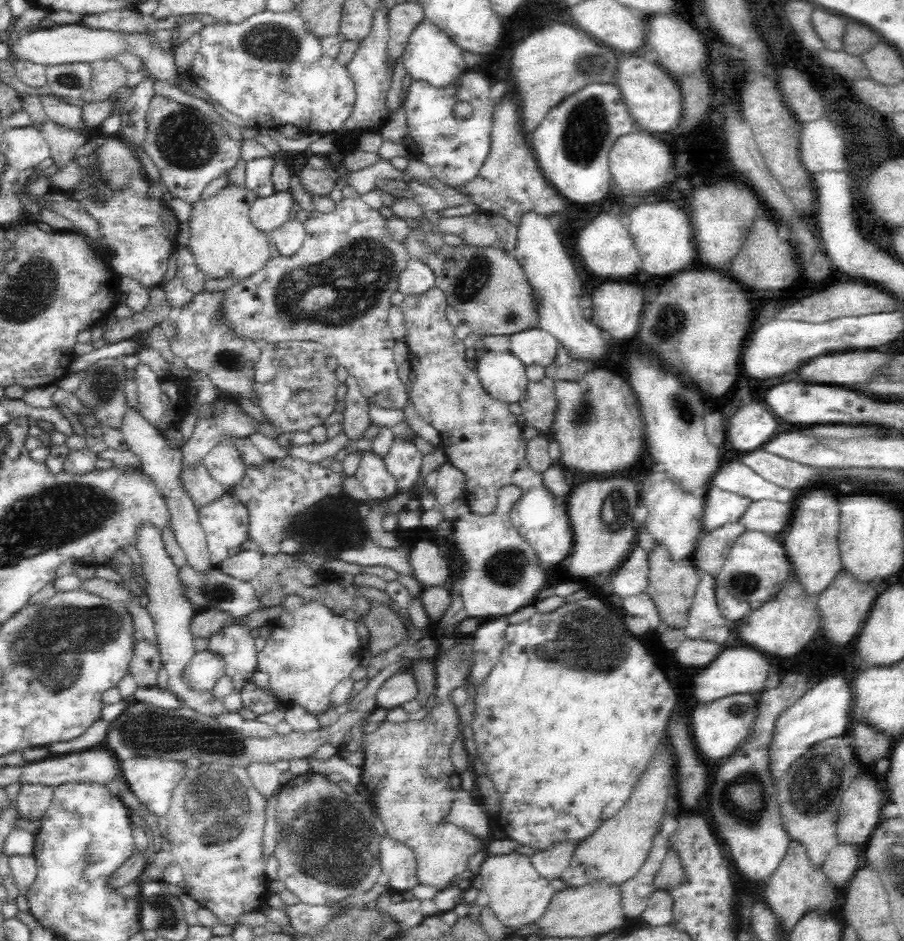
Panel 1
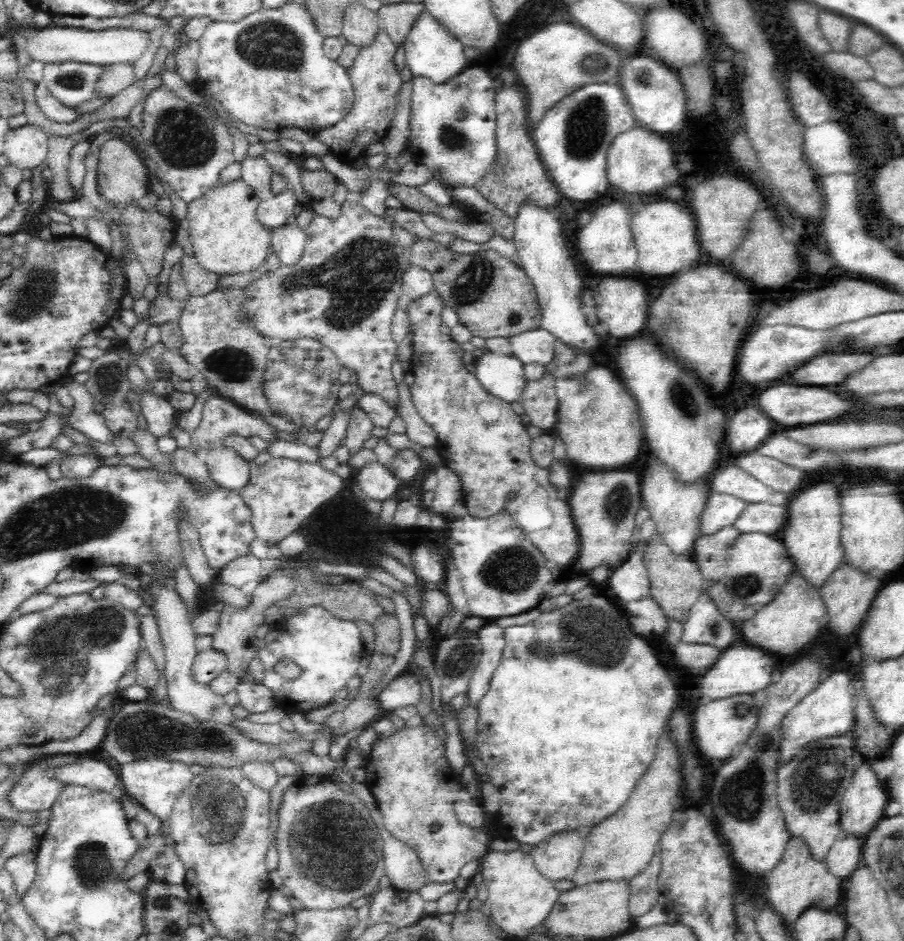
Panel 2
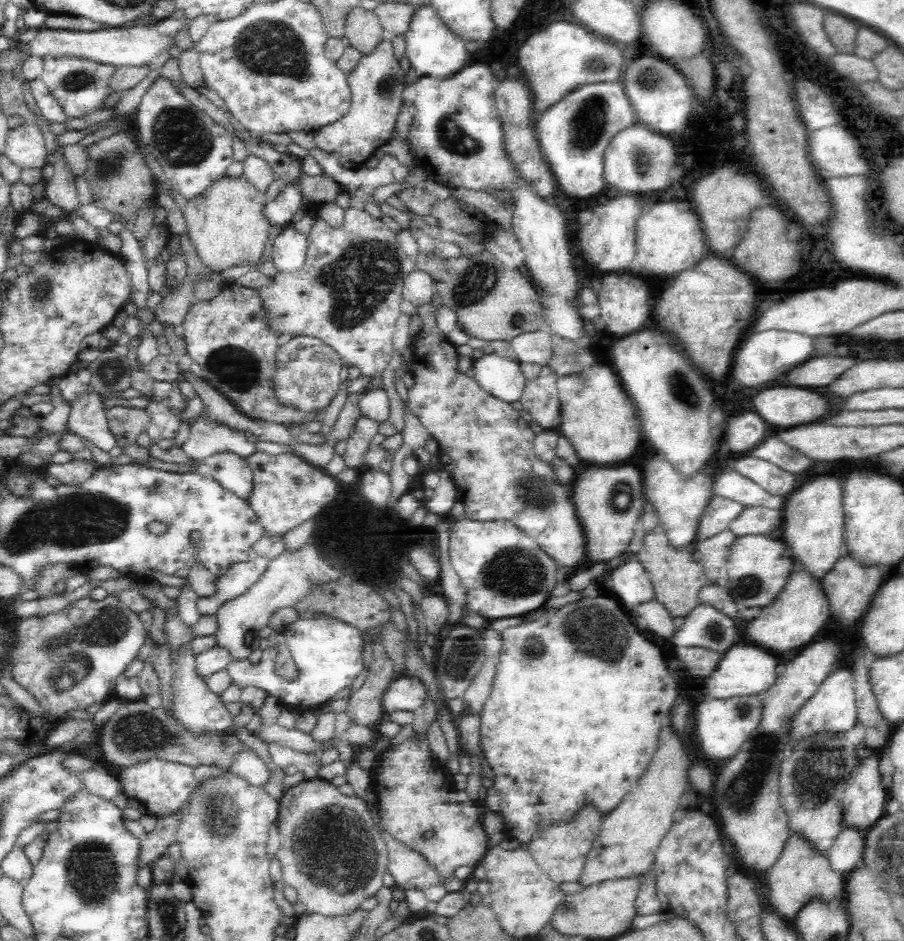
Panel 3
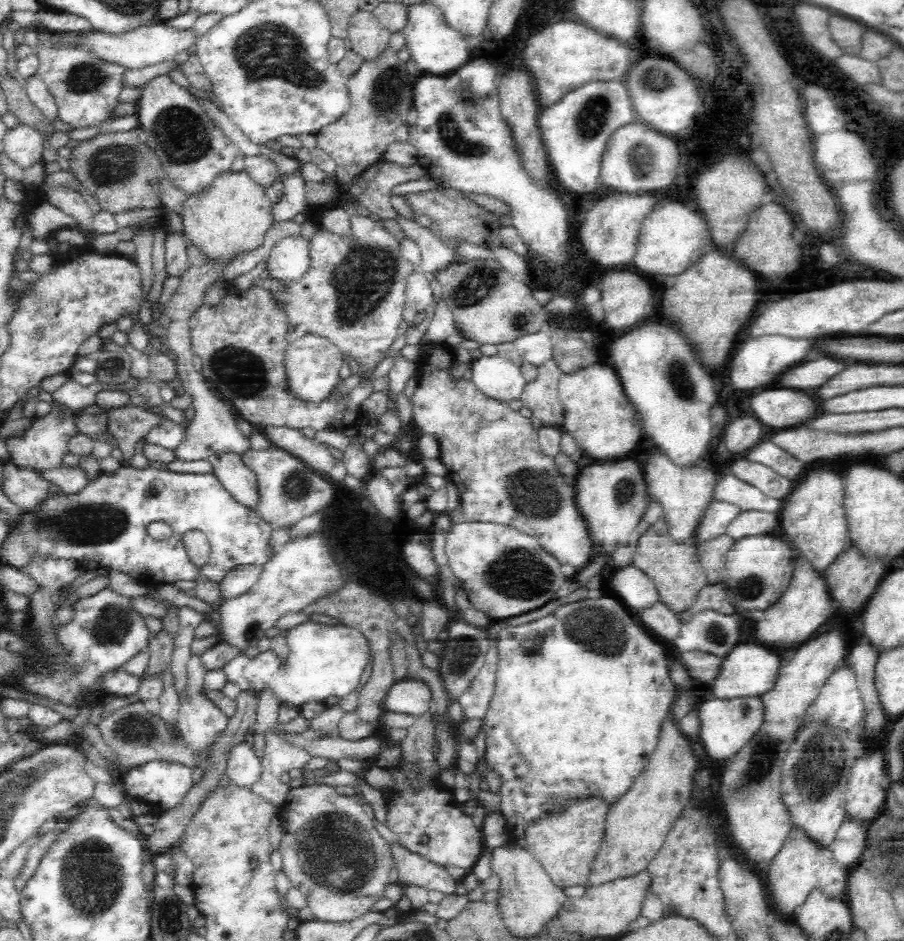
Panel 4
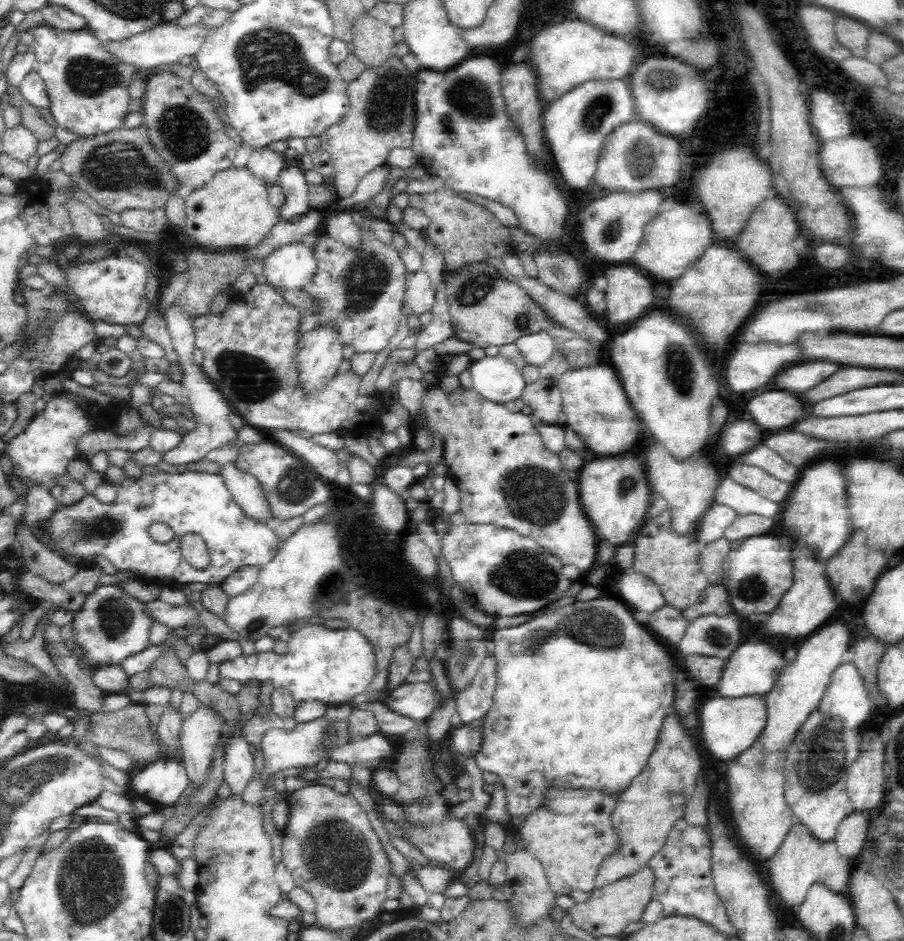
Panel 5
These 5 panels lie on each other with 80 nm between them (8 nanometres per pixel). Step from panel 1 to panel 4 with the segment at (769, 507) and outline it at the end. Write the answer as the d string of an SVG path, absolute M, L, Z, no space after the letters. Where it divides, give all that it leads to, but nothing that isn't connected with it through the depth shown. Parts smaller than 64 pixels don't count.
M743 510L728 524L726 533L736 541L747 536L768 534L780 524L778 513L764 510Z

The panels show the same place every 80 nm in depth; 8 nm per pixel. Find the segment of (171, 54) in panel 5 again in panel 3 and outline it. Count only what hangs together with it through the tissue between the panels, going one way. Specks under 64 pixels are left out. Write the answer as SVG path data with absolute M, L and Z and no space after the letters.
M130 24L124 27L105 27L102 30L83 31L83 30L68 30L64 28L40 28L36 36L28 42L28 55L38 58L80 58L91 60L100 64L119 66L144 66L155 58L156 54L160 54L162 50L168 51L169 47L175 42L174 36L162 36L154 26L144 24Z

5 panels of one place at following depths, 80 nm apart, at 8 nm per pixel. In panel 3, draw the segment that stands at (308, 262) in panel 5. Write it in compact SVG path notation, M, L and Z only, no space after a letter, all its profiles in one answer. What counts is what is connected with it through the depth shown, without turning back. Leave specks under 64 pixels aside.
M294 226L286 227L272 240L272 260L277 271L294 272L302 267L307 254L307 235Z

